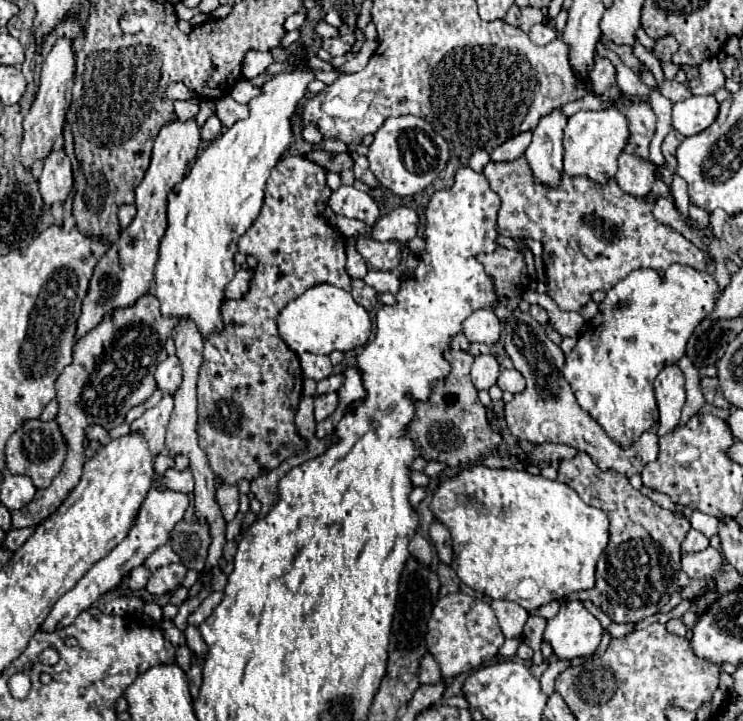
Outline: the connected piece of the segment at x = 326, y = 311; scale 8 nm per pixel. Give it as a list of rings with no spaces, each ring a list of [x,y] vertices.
[[[315,285],[307,289],[281,311],[277,325],[281,339],[299,355],[329,355],[331,351],[351,351],[355,347],[363,347],[371,335],[369,313],[355,303],[351,293],[335,285]]]

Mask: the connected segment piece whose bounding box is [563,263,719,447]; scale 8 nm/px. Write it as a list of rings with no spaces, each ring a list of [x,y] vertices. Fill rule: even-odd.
[[[673,263],[663,277],[655,269],[631,271],[607,291],[607,299],[599,303],[599,313],[591,319],[591,327],[581,341],[577,341],[565,361],[563,377],[571,383],[581,409],[587,411],[619,445],[631,445],[643,431],[649,431],[657,423],[659,411],[653,393],[653,379],[665,363],[677,363],[685,355],[685,345],[693,329],[713,311],[717,295],[719,285],[713,275],[695,271],[689,265]]]

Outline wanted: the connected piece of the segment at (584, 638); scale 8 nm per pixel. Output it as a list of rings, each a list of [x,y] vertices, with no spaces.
[[[583,601],[563,603],[545,629],[545,639],[559,659],[591,657],[601,643],[601,635],[603,627],[599,619],[587,611]]]

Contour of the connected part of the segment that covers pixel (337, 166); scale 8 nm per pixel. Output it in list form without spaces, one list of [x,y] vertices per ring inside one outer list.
[[[313,149],[313,151],[305,153],[305,157],[309,161],[315,161],[317,165],[325,167],[327,171],[333,171],[333,173],[341,173],[341,171],[353,167],[351,153],[327,153],[323,149]]]

